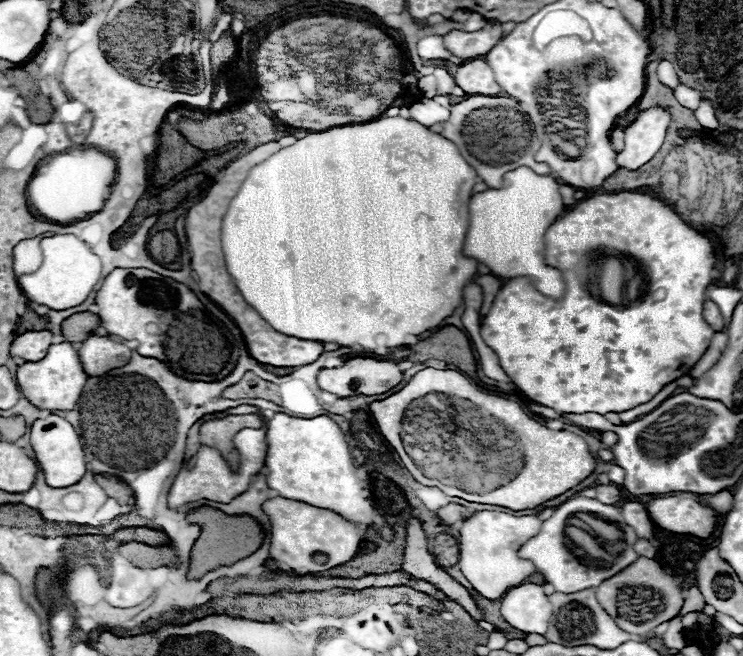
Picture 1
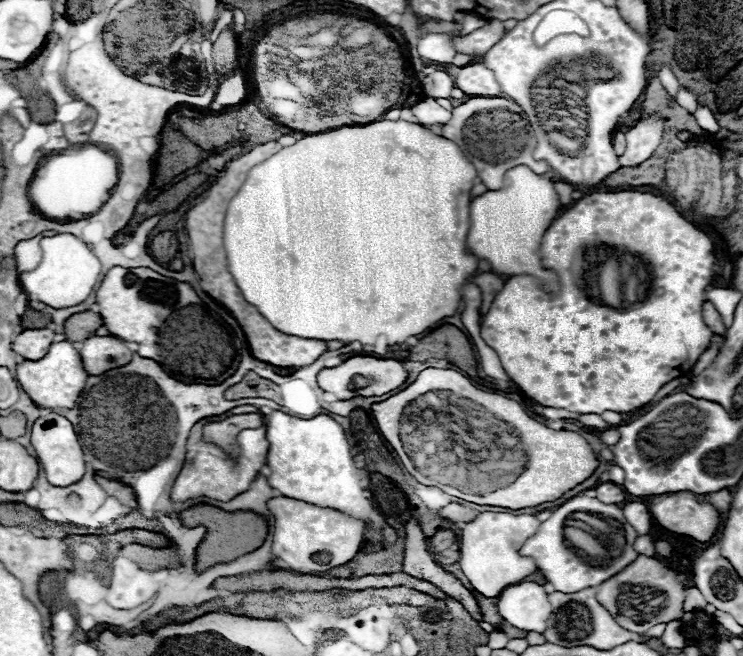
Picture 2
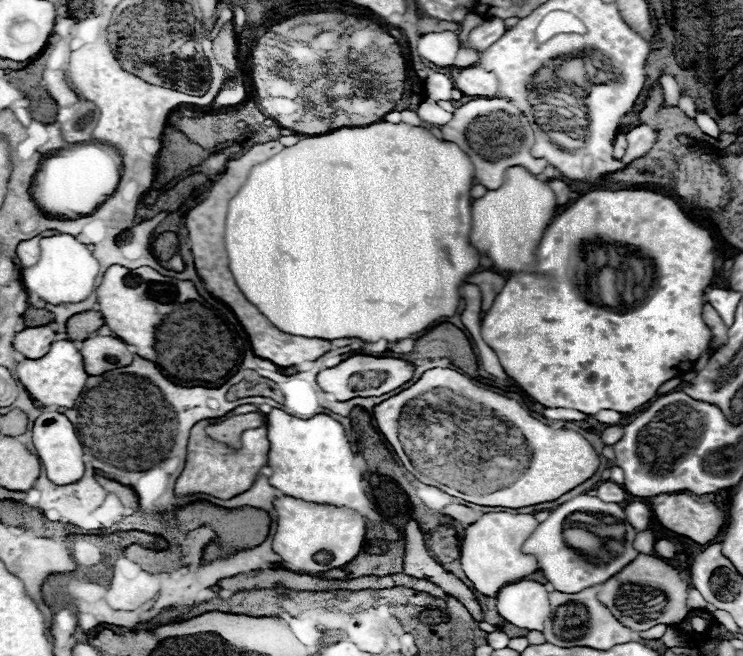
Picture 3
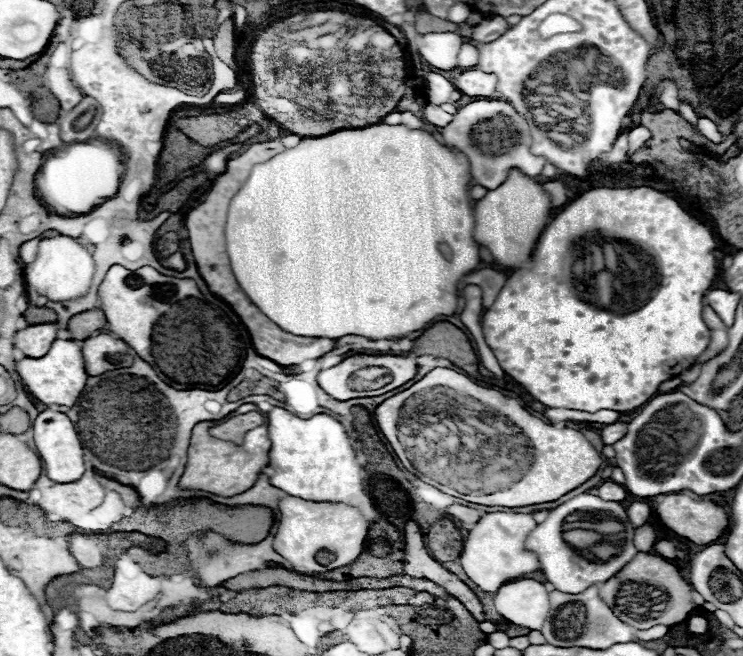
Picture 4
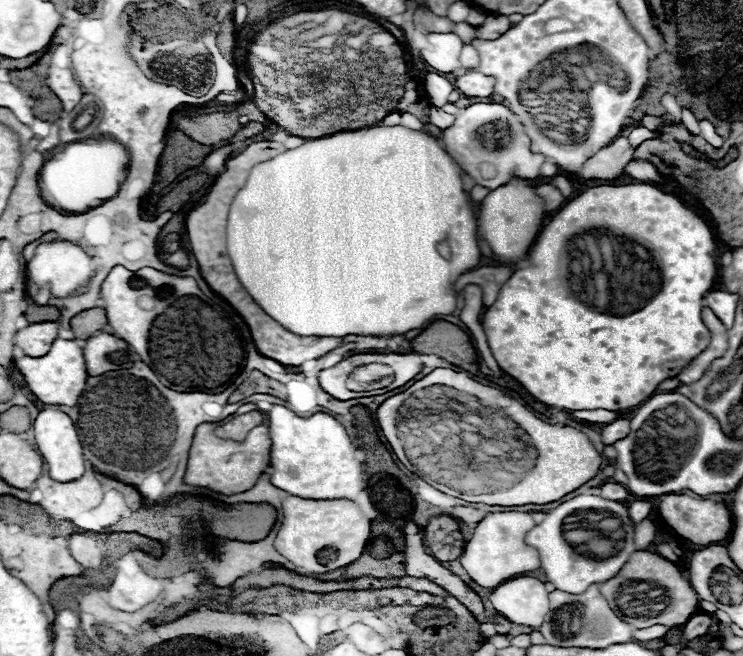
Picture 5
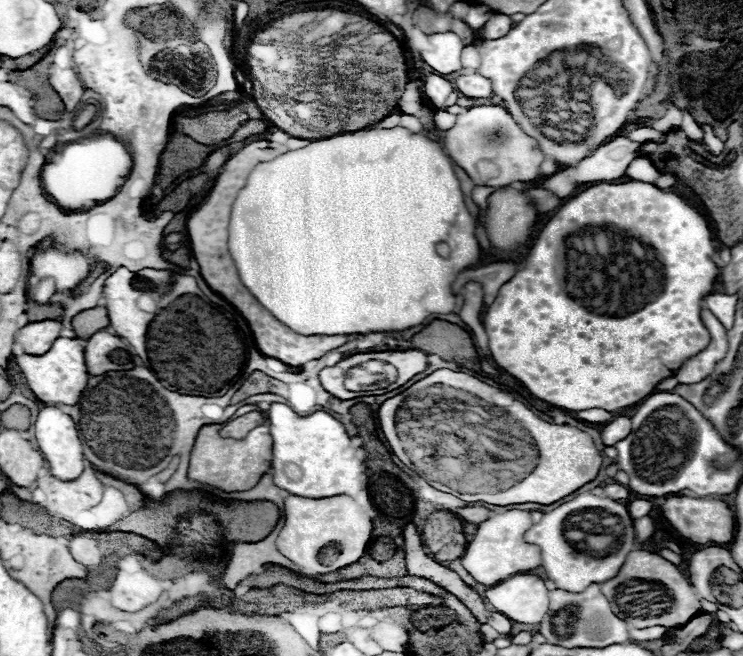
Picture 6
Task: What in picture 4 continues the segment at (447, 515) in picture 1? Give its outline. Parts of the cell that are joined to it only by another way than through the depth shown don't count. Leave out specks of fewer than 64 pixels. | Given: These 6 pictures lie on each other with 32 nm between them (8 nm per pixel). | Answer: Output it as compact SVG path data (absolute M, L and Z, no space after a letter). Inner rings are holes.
M452 504L444 510L444 514L456 518L462 522L462 526L468 528L468 524L476 524L480 518L482 518L482 512L480 510L474 510L474 508L468 508L468 506L462 506L462 504Z

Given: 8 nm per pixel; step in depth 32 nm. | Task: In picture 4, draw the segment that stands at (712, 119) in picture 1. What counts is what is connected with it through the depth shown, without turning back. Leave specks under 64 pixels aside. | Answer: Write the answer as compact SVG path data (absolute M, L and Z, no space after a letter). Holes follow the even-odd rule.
M702 116L702 118L698 118L698 128L700 128L700 132L706 136L706 138L710 138L712 142L722 142L722 134L718 132L718 128L716 128L716 124L710 120L710 118L706 118L706 116Z

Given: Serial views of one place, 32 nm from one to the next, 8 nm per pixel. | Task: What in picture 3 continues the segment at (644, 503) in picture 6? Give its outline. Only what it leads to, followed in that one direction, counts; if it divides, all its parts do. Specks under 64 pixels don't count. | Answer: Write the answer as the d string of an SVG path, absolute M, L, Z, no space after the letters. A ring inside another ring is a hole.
M644 502L626 504L626 506L624 506L624 514L626 514L626 522L632 524L638 532L648 530L650 518L652 518L652 512L650 512L648 504L644 504Z

